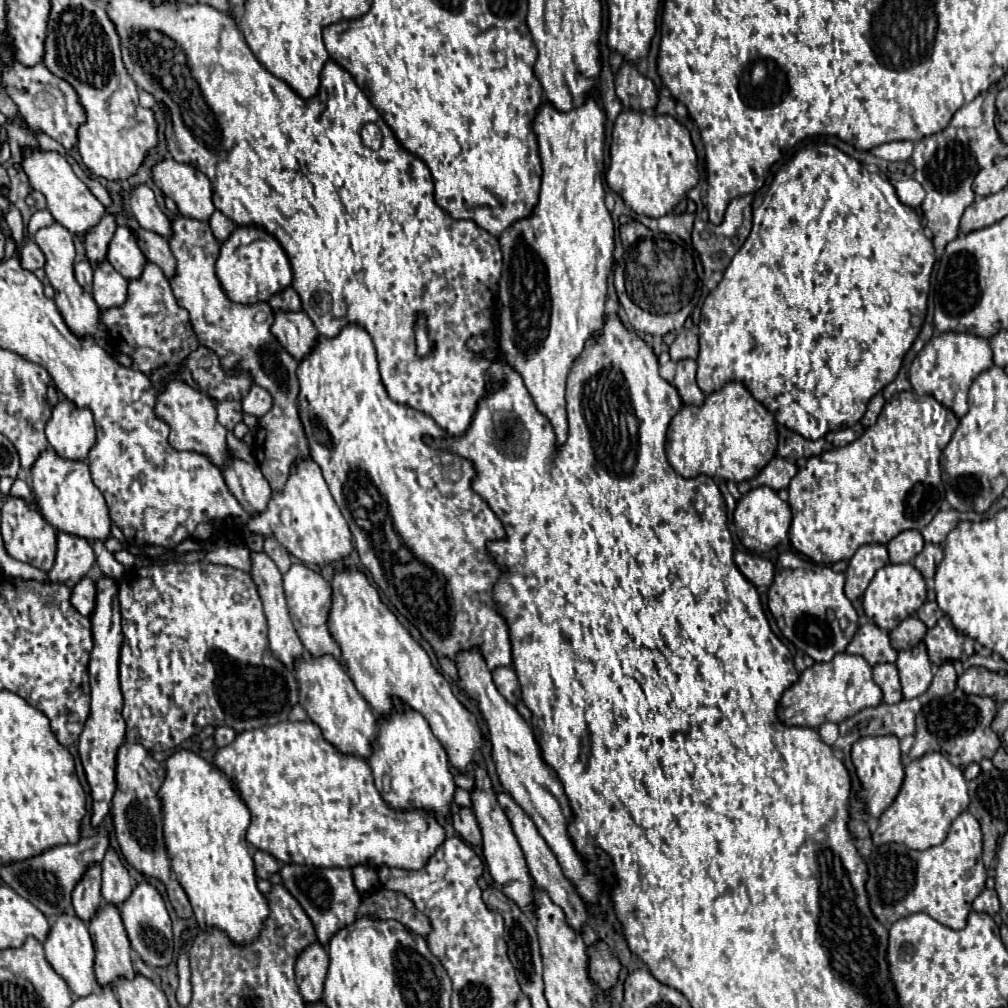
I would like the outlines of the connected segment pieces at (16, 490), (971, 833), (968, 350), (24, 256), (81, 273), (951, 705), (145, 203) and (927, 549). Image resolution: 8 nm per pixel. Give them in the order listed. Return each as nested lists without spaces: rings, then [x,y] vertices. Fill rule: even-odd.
[[[19,477],[13,481],[9,495],[11,495],[11,497],[17,497],[17,499],[23,499],[27,505],[31,505],[31,499],[33,499],[31,487],[27,485],[27,481],[23,481],[23,479],[19,479]]]
[[[963,811],[953,821],[947,839],[937,847],[929,847],[925,851],[913,851],[913,849],[907,849],[905,845],[897,845],[897,843],[887,843],[887,845],[875,847],[871,857],[867,859],[867,871],[869,871],[869,877],[867,877],[865,889],[867,889],[867,897],[869,897],[869,907],[881,925],[891,927],[891,923],[895,923],[901,917],[907,917],[911,913],[927,913],[945,927],[963,929],[967,923],[967,915],[971,911],[971,903],[985,889],[985,879],[987,879],[987,871],[981,861],[979,823],[969,811]]]
[[[937,333],[927,347],[923,347],[921,355],[915,357],[909,371],[911,389],[917,395],[933,395],[941,405],[951,409],[955,417],[963,417],[967,413],[967,391],[977,375],[993,367],[993,351],[989,341],[971,333]]]
[[[27,241],[25,247],[23,247],[23,253],[21,253],[21,267],[27,269],[27,271],[35,271],[39,267],[45,265],[45,255],[43,251],[37,247],[35,241]]]
[[[87,261],[75,265],[75,279],[77,279],[77,283],[79,283],[87,293],[91,293],[91,285],[93,285],[93,269],[91,269],[91,265],[89,265]]]
[[[955,689],[951,695],[945,695],[941,699],[933,699],[917,715],[915,743],[911,747],[909,757],[919,759],[929,751],[937,751],[943,757],[947,757],[955,767],[961,769],[965,769],[971,763],[979,763],[981,759],[991,759],[1001,745],[999,737],[991,729],[991,721],[995,719],[995,713],[997,707],[993,699],[965,695],[959,689]]]
[[[135,185],[133,187],[133,193],[129,197],[129,207],[131,207],[133,217],[137,219],[137,223],[143,229],[155,231],[163,237],[171,235],[171,223],[163,215],[163,211],[157,207],[155,193],[147,185]]]
[[[925,543],[923,551],[915,557],[915,563],[913,563],[913,565],[919,569],[919,573],[921,573],[927,581],[931,581],[933,575],[935,575],[937,565],[941,563],[941,559],[943,559],[943,549],[941,549],[939,545]]]

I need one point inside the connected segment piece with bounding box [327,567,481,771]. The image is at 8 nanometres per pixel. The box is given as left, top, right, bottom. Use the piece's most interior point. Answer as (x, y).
(384, 661)

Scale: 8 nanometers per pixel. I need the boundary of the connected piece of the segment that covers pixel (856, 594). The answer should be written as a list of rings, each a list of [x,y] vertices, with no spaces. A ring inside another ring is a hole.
[[[873,543],[873,545],[861,547],[861,551],[857,551],[849,561],[849,569],[845,573],[847,575],[845,595],[851,601],[859,599],[865,593],[869,581],[873,579],[873,571],[881,569],[887,563],[889,563],[889,555],[883,545]]]

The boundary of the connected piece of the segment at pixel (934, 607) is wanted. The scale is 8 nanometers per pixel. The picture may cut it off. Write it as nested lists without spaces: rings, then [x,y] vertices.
[[[926,601],[923,604],[923,607],[917,611],[917,615],[921,617],[921,621],[925,623],[925,625],[935,625],[937,623],[937,619],[941,619],[943,617],[943,611],[939,609],[936,601]]]

